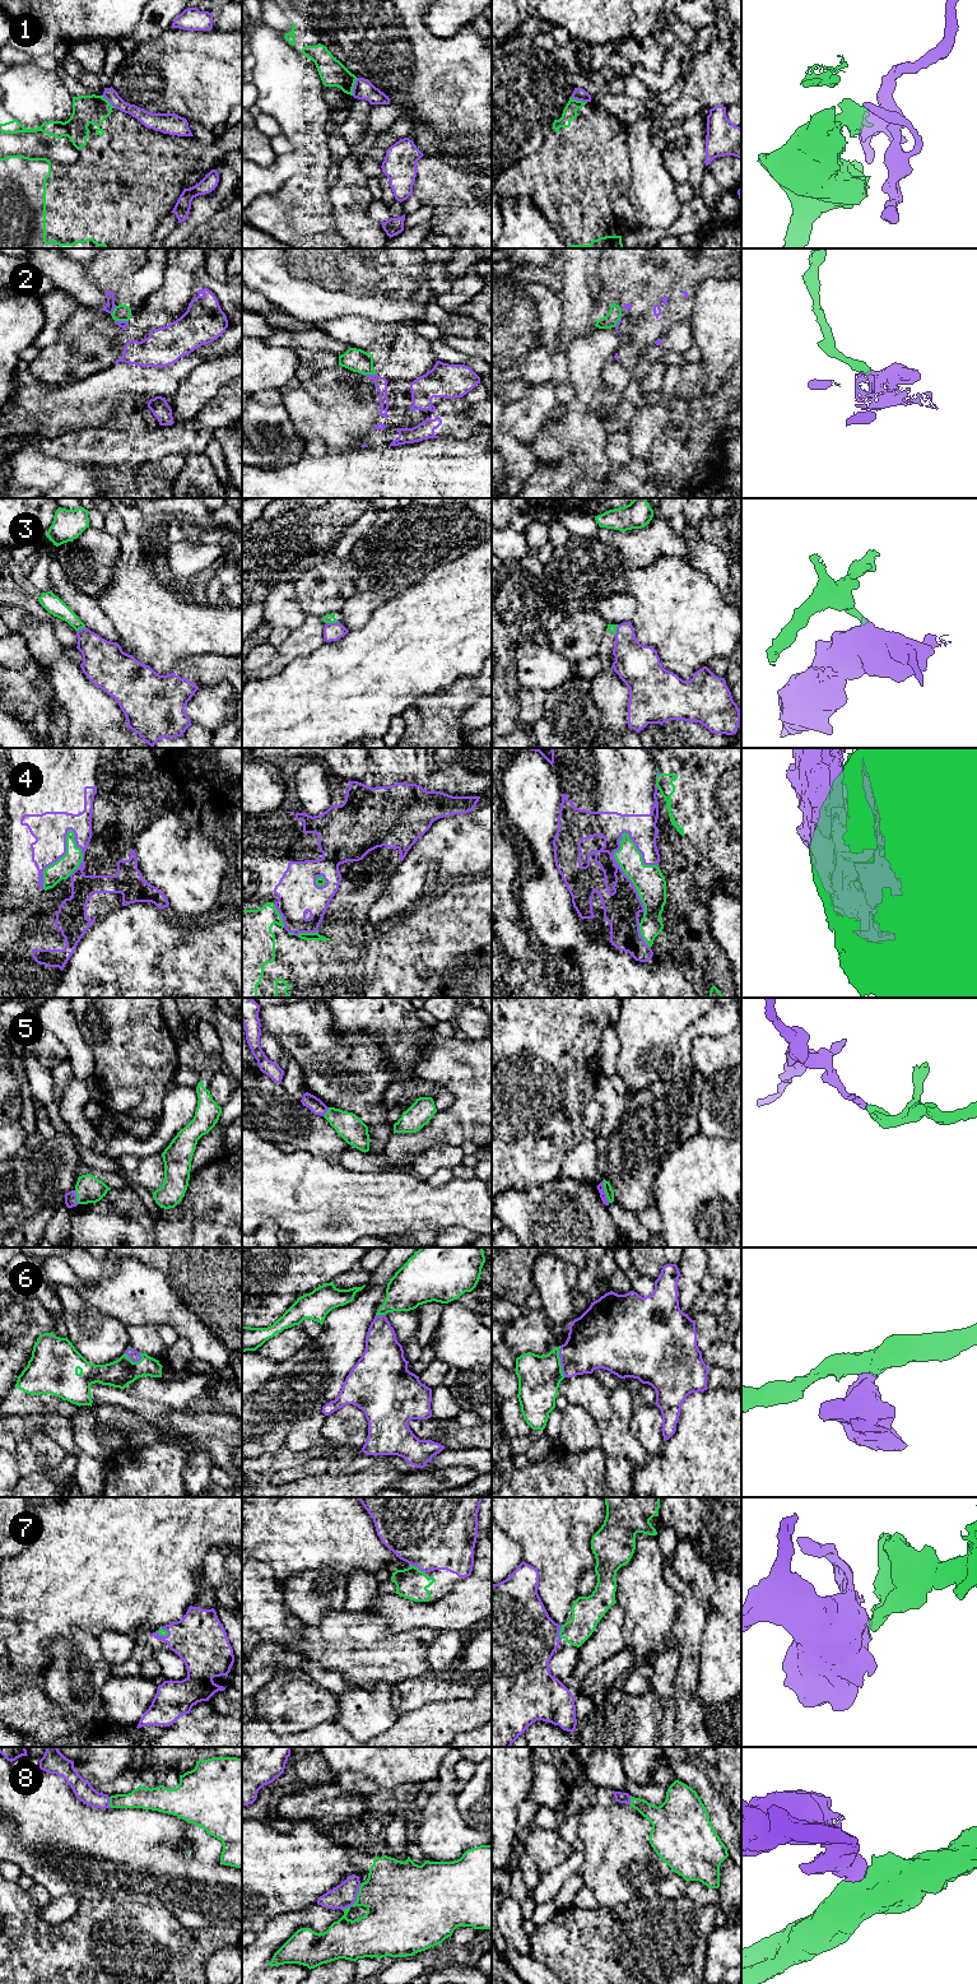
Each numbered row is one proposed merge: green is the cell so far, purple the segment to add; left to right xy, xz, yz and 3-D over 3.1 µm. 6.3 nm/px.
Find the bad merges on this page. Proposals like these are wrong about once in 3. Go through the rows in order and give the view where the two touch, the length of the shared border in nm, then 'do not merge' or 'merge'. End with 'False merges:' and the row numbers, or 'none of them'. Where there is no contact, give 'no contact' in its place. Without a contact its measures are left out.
1: meets green in xz; contact 120 nm long; do not merge
2: meets green in xz; contact 80 nm long; do not merge
3: meets green in xz; contact 80 nm long; do not merge
4: meets green in yz; contact 550 nm long; do not merge
5: meets green in yz; contact 150 nm long; do not merge
6: meets green in yz; contact 200 nm long; merge
7: meets green in xz; contact 100 nm long; merge
8: meets green in xz; contact 200 nm long; merge
False merges: 1, 2, 3, 4, 5

